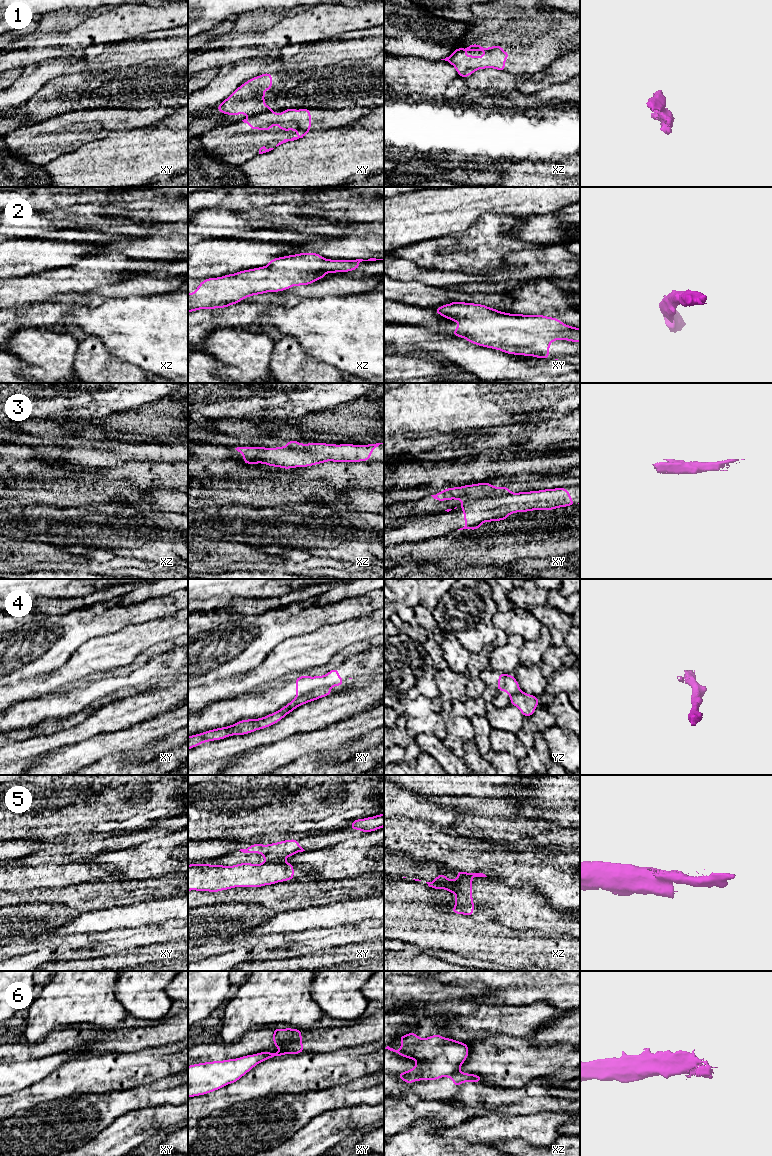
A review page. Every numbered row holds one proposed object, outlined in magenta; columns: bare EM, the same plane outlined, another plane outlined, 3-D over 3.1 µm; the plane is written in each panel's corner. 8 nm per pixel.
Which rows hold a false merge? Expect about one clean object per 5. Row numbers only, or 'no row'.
1, 3, 4, 5, 6

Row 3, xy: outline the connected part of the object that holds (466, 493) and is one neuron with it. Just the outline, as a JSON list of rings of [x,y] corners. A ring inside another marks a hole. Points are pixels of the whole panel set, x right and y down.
[[[484,482],[447,488],[431,496],[438,502],[455,499],[466,503],[471,500],[482,499],[489,496],[498,497],[508,493],[510,493],[510,490],[506,486],[494,487],[491,483]]]

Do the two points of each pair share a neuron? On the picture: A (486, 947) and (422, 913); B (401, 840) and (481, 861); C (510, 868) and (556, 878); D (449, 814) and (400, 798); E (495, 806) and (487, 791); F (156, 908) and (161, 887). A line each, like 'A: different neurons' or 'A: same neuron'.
A: same neuron
B: same neuron
C: same neuron
D: same neuron
E: different neurons
F: different neurons

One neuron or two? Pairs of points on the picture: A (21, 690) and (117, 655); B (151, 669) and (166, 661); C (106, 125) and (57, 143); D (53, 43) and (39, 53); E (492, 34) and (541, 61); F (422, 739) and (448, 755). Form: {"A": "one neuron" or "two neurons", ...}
{"A": "one neuron", "B": "one neuron", "C": "one neuron", "D": "one neuron", "E": "one neuron", "F": "one neuron"}

